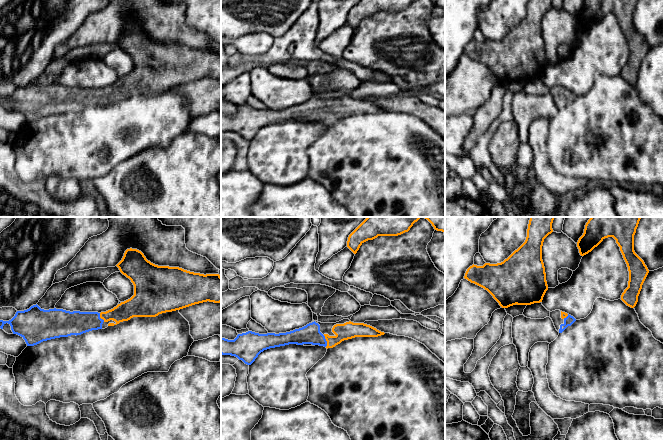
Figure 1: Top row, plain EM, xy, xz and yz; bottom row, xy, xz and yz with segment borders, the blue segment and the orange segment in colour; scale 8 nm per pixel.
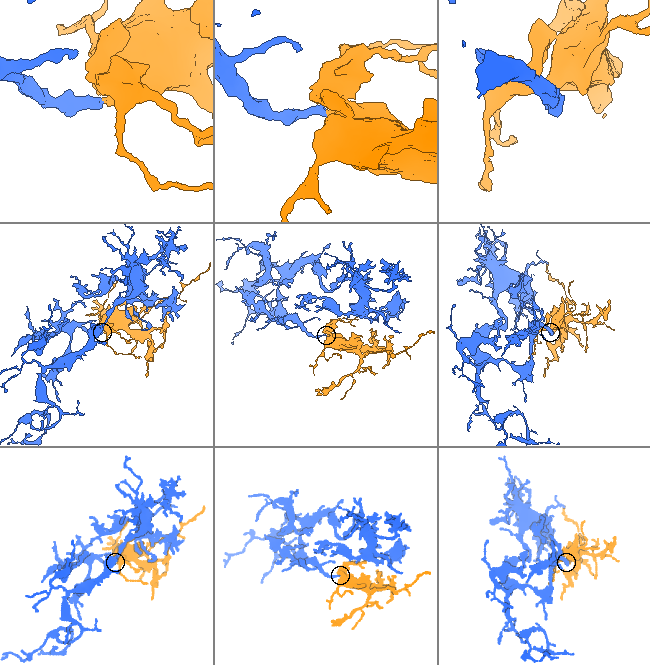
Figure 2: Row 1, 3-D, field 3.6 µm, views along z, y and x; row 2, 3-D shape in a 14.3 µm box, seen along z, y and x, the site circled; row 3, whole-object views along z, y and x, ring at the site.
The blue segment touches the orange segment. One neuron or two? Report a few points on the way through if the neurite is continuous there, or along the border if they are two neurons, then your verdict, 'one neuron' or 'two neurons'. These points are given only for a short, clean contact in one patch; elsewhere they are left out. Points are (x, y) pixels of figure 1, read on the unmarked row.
runs through xz (310, 110), (326, 117), (336, 116), (348, 106); one neuron

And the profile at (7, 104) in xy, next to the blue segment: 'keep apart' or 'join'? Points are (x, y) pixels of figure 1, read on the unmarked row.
join

